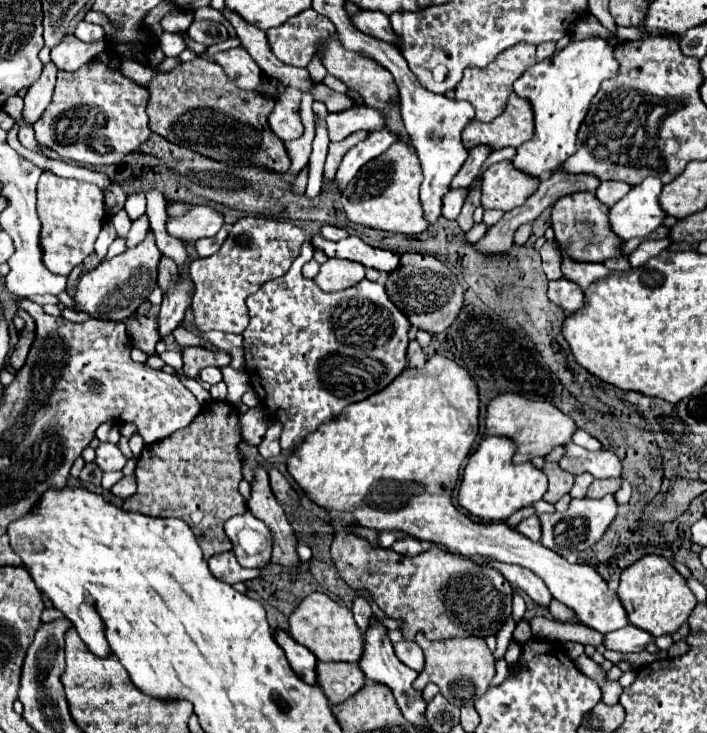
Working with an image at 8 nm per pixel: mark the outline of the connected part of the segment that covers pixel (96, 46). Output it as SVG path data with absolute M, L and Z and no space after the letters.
M74 33L64 35L64 39L52 47L52 61L58 69L64 71L76 71L84 63L92 61L96 55L106 51L106 39L100 39L100 43L84 43L76 39Z

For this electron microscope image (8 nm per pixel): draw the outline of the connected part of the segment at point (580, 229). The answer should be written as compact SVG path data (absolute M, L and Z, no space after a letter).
M570 193L556 201L552 207L552 229L556 233L558 245L572 255L576 261L598 261L604 263L610 257L616 257L616 247L620 239L608 231L608 207L596 199L594 193Z

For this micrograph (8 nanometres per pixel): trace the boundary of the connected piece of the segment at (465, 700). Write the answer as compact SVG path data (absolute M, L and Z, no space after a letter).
M416 635L416 643L424 651L424 669L418 673L414 687L418 691L428 683L436 683L440 693L454 705L470 705L474 699L484 695L494 677L494 657L486 647L484 639L448 639L448 641L428 641L424 635Z

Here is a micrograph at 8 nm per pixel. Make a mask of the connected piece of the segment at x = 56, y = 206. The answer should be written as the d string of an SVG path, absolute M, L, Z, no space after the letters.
M42 173L38 181L38 217L42 223L40 229L40 247L42 263L48 271L56 275L70 275L72 267L84 261L94 251L94 241L104 225L104 193L96 185L62 179L52 173Z

